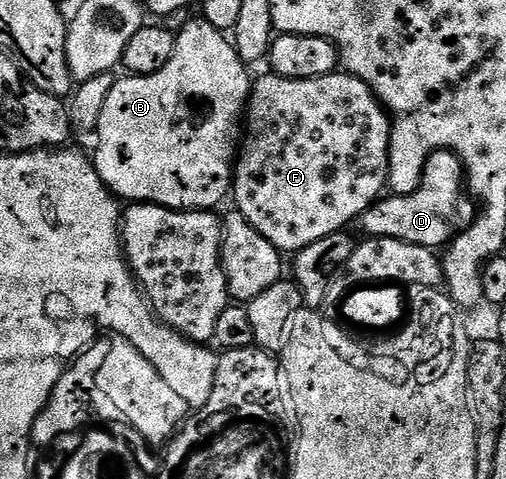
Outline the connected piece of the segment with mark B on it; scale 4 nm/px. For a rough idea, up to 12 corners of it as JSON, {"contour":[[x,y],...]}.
{"contour":[[196,16],[94,131],[117,199],[217,209],[249,67]]}

